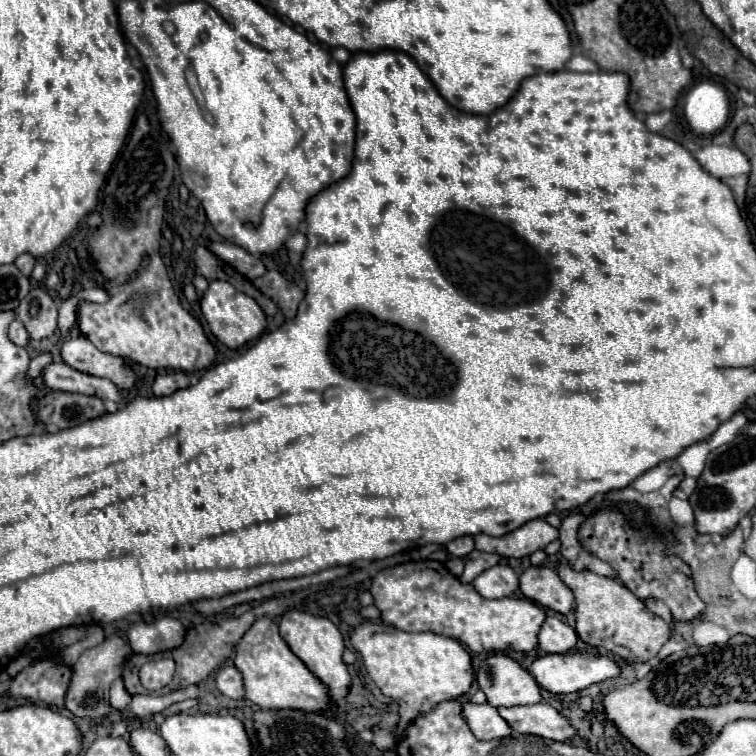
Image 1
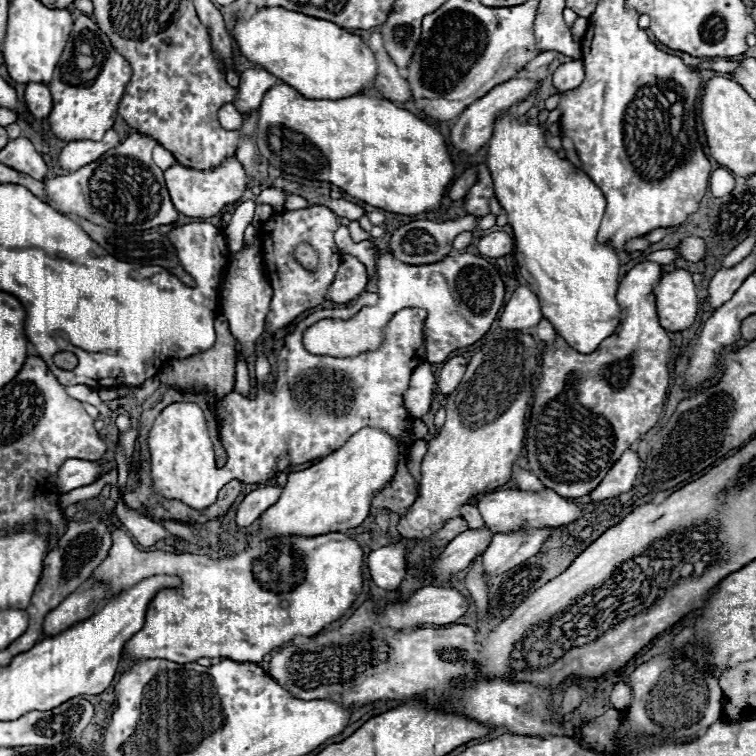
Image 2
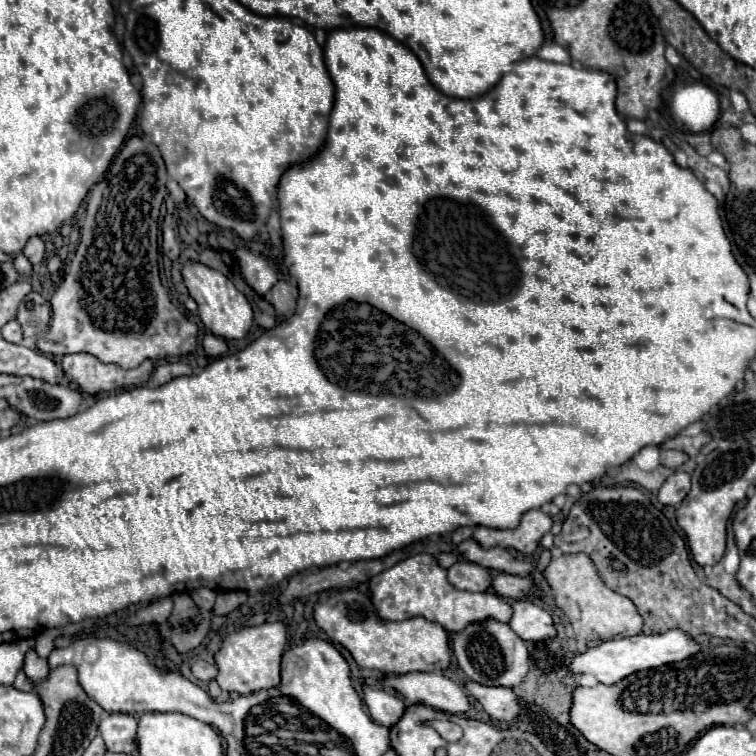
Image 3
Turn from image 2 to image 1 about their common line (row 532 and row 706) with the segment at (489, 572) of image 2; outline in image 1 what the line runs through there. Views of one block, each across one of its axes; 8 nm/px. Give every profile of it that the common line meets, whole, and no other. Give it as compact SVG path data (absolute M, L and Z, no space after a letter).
M546 702L532 706L508 706L498 708L498 714L508 722L514 732L534 734L556 742L568 742L574 736L574 728L566 718Z

